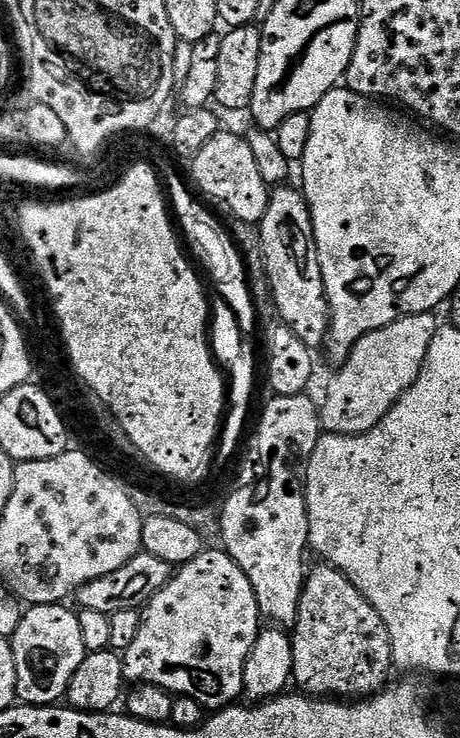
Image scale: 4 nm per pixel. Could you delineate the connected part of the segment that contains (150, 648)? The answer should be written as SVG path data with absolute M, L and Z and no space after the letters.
M205 550L198 554L198 558L179 565L168 585L144 605L138 638L134 638L133 644L122 654L125 681L153 684L172 693L173 697L194 698L194 702L206 710L235 705L239 701L236 699L244 696L242 674L261 627L258 598L254 598L254 586L250 586L250 578L246 578L238 562L234 562L227 552Z

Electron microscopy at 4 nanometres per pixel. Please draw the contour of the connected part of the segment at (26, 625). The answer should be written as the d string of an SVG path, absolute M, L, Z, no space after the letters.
M33 604L23 613L18 628L10 637L16 671L16 698L24 706L56 706L67 697L70 678L88 655L82 642L80 617L64 604Z

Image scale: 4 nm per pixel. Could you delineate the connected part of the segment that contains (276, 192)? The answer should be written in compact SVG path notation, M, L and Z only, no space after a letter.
M276 186L271 189L268 209L259 222L265 270L272 289L279 319L313 350L327 341L332 326L332 310L324 289L322 266L314 238L310 206L299 187Z

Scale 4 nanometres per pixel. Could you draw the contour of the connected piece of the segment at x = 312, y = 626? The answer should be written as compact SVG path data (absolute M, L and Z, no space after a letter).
M327 562L317 563L317 568L307 573L302 598L298 606L298 618L291 629L294 646L294 670L292 679L301 693L313 698L367 698L383 692L389 683L388 675L394 672L392 643L386 630L386 622L378 618L378 610L362 598L358 586Z

